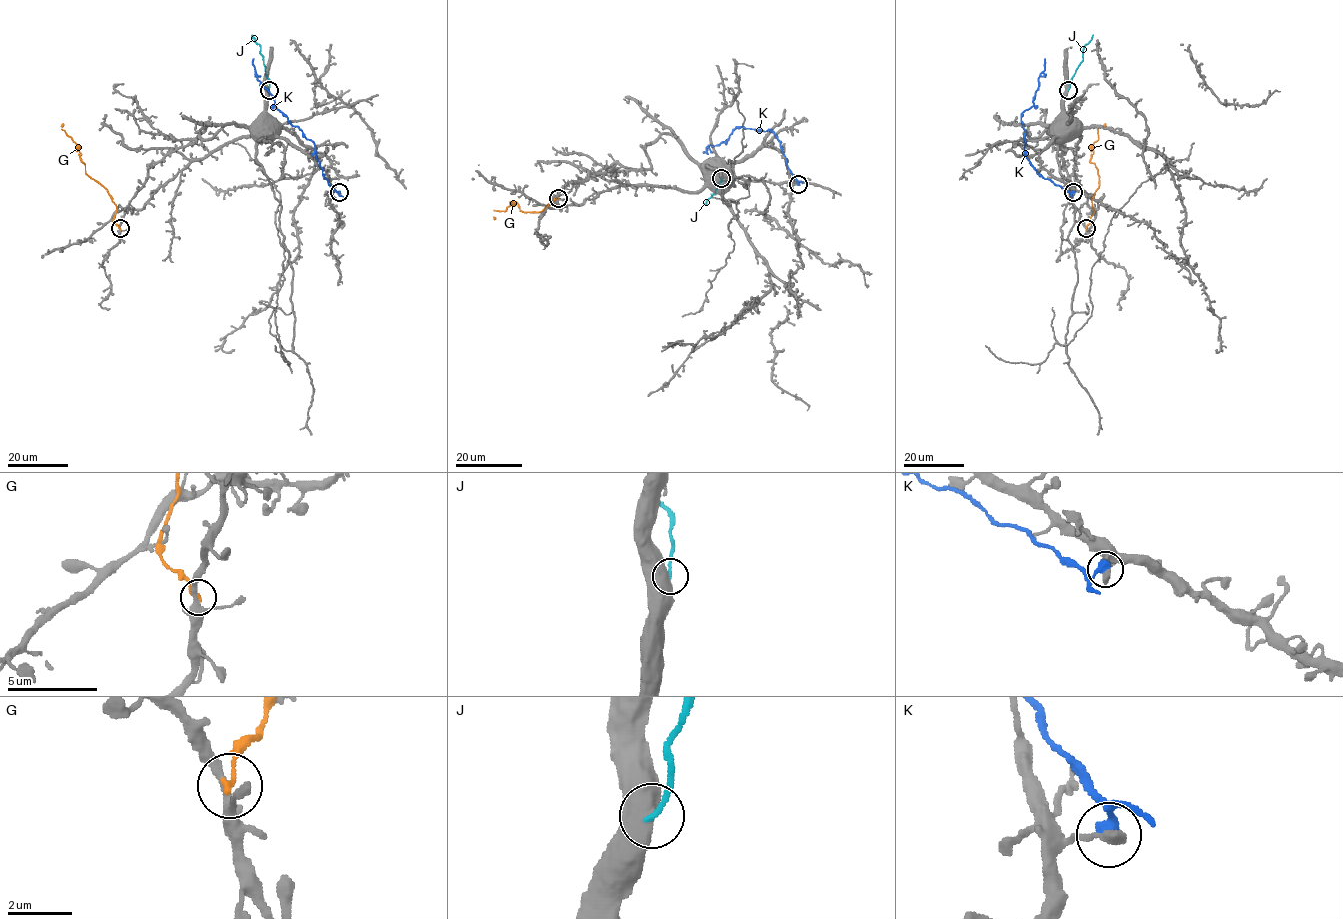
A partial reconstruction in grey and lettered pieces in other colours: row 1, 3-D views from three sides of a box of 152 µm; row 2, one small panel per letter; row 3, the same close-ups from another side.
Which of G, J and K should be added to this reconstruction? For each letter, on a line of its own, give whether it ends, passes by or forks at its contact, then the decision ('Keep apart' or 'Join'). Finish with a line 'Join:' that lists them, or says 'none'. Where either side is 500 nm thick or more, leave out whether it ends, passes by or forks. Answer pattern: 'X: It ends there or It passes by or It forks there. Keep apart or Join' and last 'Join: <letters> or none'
G: It ends there. Keep apart
J: Keep apart
K: It ends there. Keep apart
Join: none

